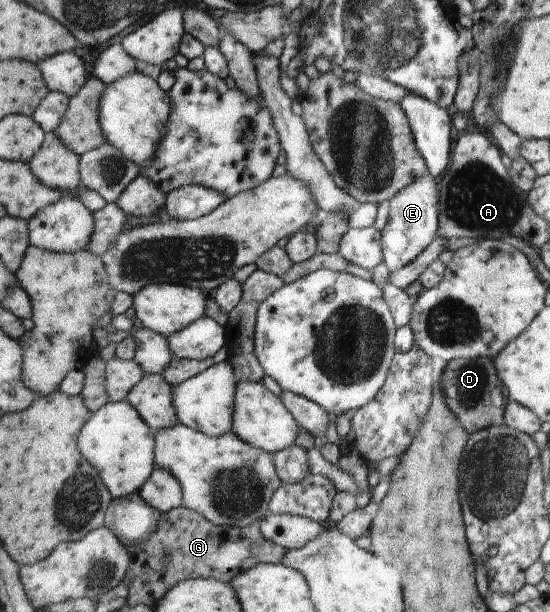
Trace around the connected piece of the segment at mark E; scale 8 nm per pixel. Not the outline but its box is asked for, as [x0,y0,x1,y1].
[380,175,439,274]

